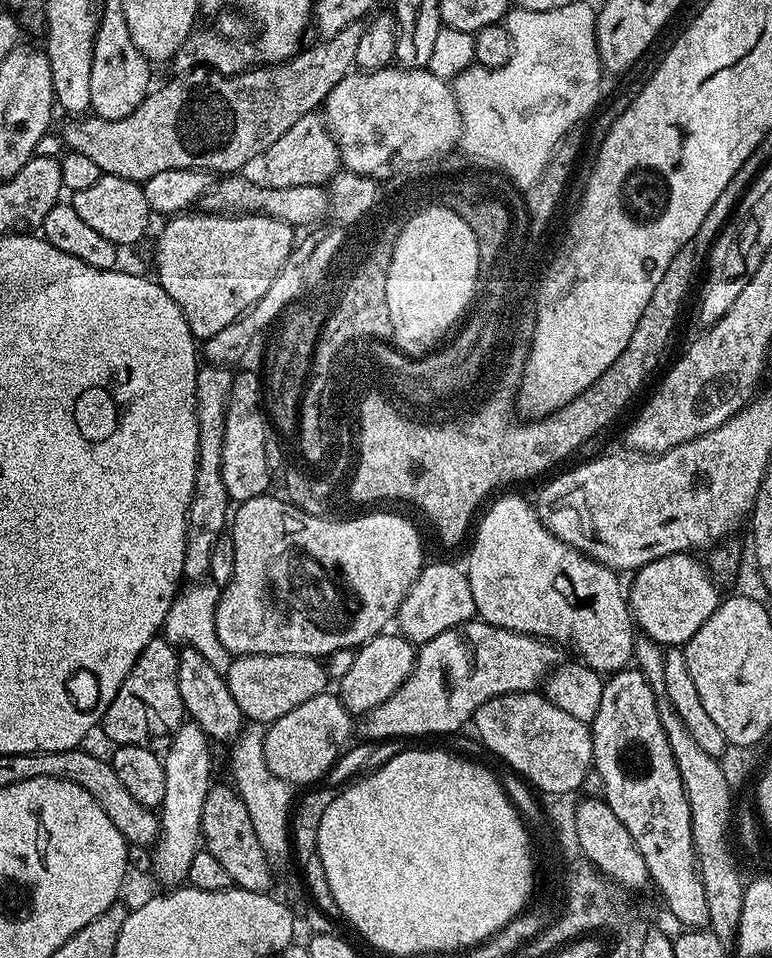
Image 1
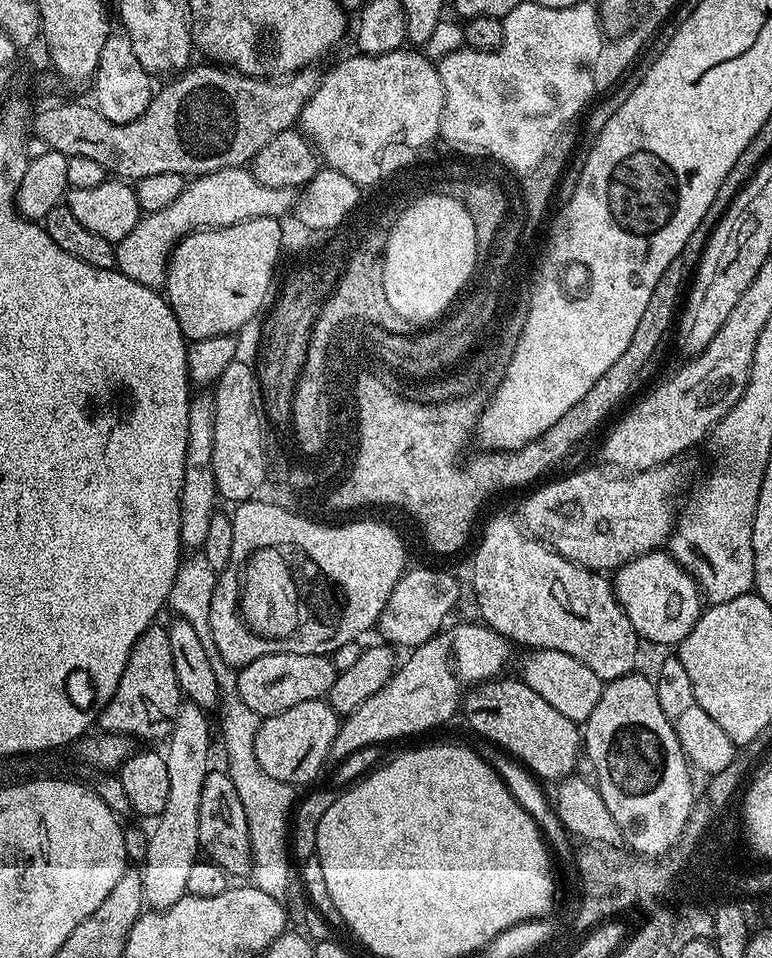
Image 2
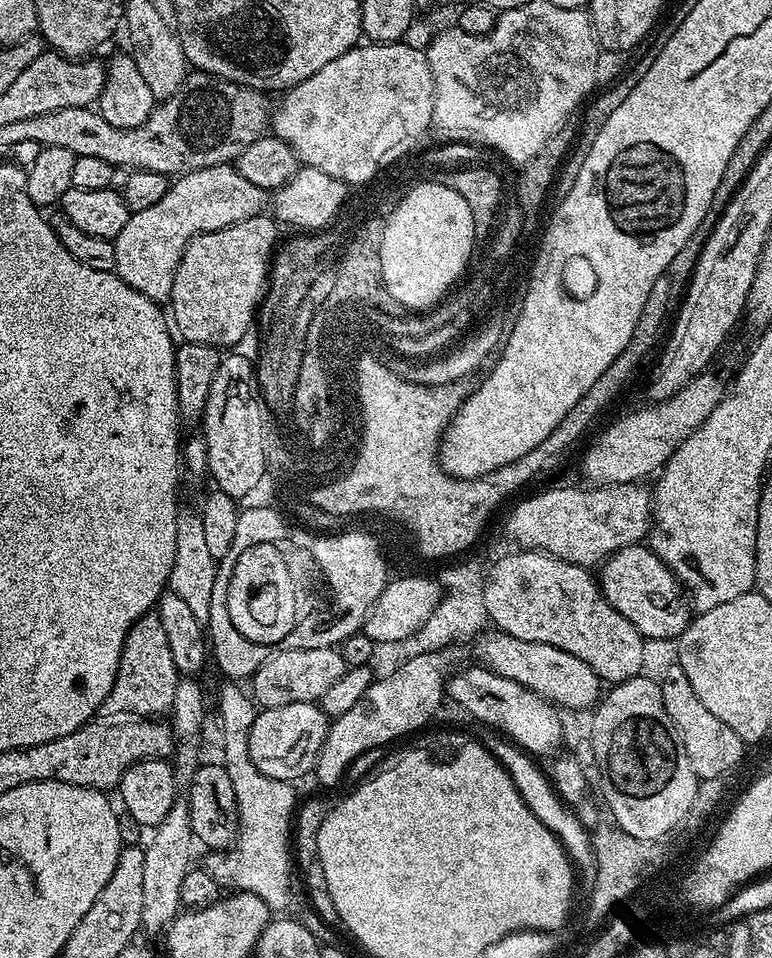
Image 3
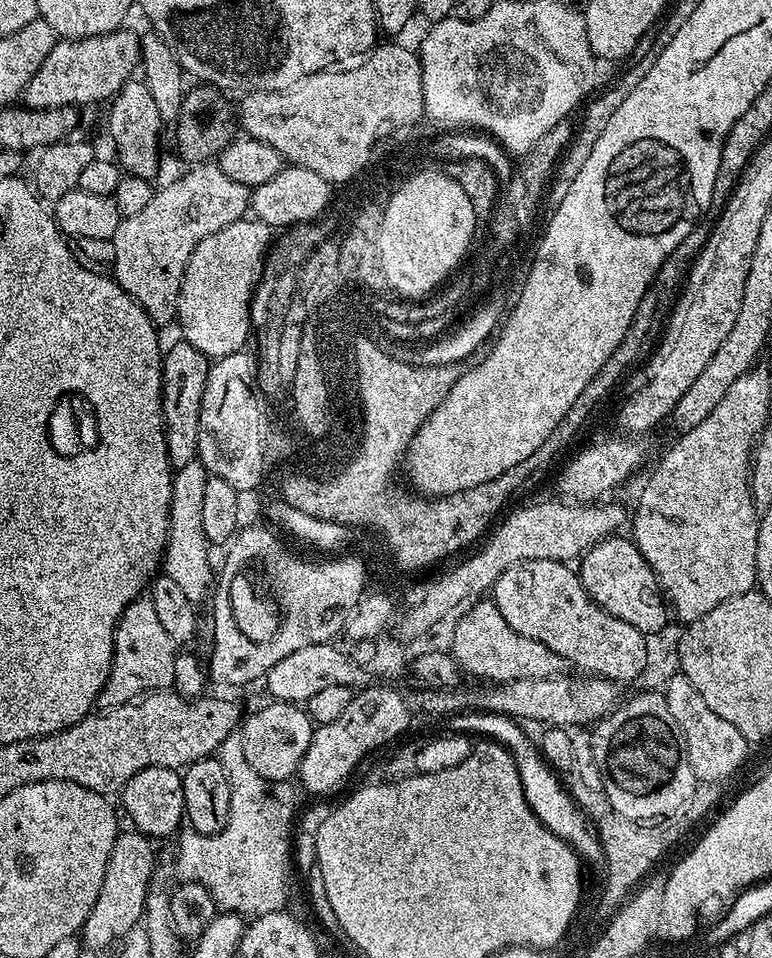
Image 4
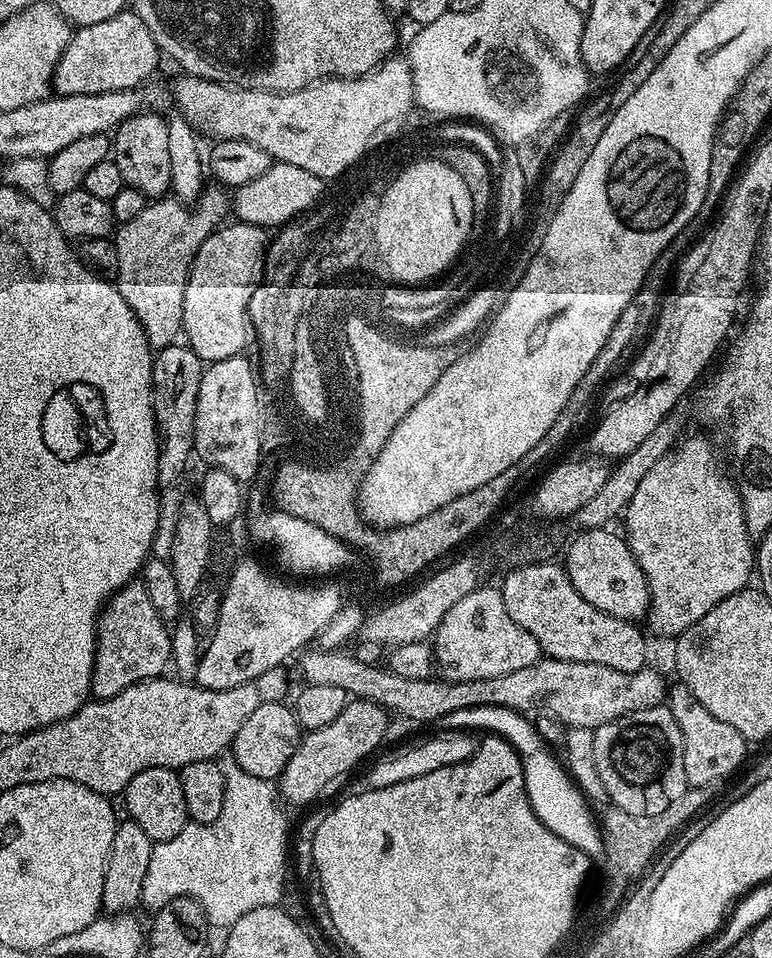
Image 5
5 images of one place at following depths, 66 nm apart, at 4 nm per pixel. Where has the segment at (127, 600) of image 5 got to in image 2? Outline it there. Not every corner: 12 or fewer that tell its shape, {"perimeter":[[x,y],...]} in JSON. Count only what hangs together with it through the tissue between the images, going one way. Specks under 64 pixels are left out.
{"perimeter":[[168,629],[134,642],[104,732],[164,742],[182,693]]}

